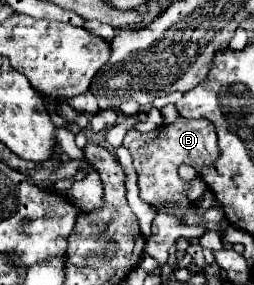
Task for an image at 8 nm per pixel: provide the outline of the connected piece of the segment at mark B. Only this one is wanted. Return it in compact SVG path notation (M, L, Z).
M179 118L177 122L151 130L147 134L129 132L123 140L123 146L133 156L133 164L135 164L137 176L139 176L141 198L155 208L159 208L159 206L187 208L193 202L197 202L197 198L201 198L201 194L207 190L205 182L199 178L185 182L177 174L177 168L181 164L189 164L193 168L203 168L205 164L211 164L213 160L217 160L217 154L219 154L215 126L209 120L187 120L187 118Z

